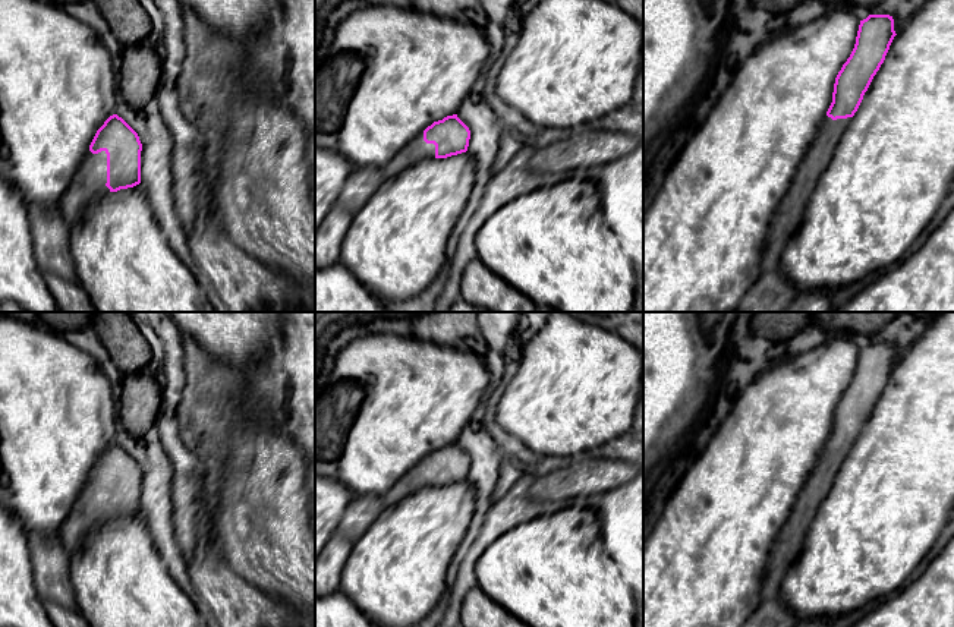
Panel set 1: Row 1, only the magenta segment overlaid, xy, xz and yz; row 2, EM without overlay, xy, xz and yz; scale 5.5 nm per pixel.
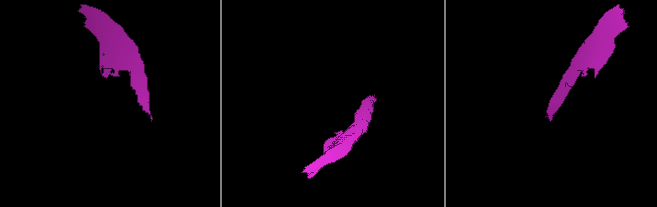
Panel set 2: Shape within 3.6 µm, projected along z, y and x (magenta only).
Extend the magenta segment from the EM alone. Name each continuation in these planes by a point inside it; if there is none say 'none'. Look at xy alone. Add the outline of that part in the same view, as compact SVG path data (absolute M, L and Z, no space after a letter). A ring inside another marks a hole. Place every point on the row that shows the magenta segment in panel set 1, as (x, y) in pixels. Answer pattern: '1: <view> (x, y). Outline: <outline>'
1: xy (87, 186). Outline: M89 149L84 155L81 166L75 170L69 188L59 199L59 209L67 226L81 220L86 208L107 195L107 154L101 151L92 154Z

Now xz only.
1: xz (416, 150). Outline: M419 132L381 168L385 180L396 177L403 170L425 160L435 158L435 145L424 141L424 132Z

